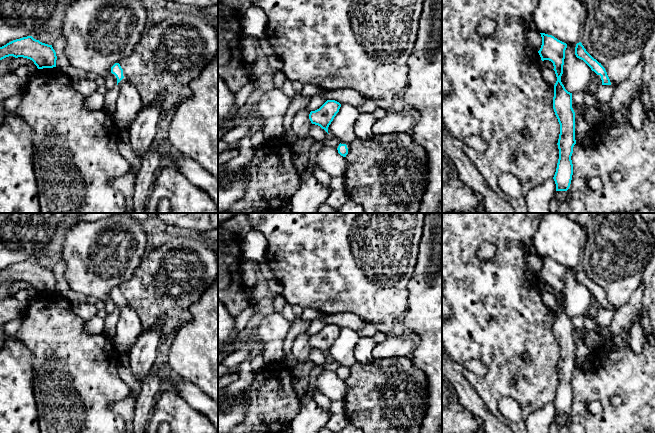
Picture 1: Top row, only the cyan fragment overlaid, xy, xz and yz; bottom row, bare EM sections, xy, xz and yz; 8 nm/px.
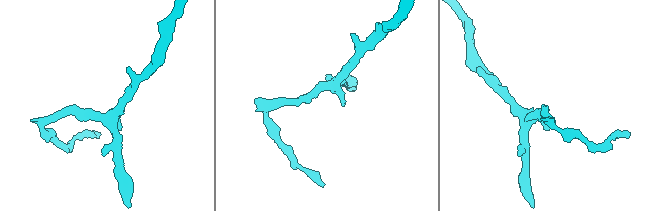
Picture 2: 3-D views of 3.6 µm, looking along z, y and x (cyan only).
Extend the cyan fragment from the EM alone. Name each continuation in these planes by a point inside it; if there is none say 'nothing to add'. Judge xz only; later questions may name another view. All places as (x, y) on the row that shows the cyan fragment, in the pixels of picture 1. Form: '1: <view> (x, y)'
nothing to add

